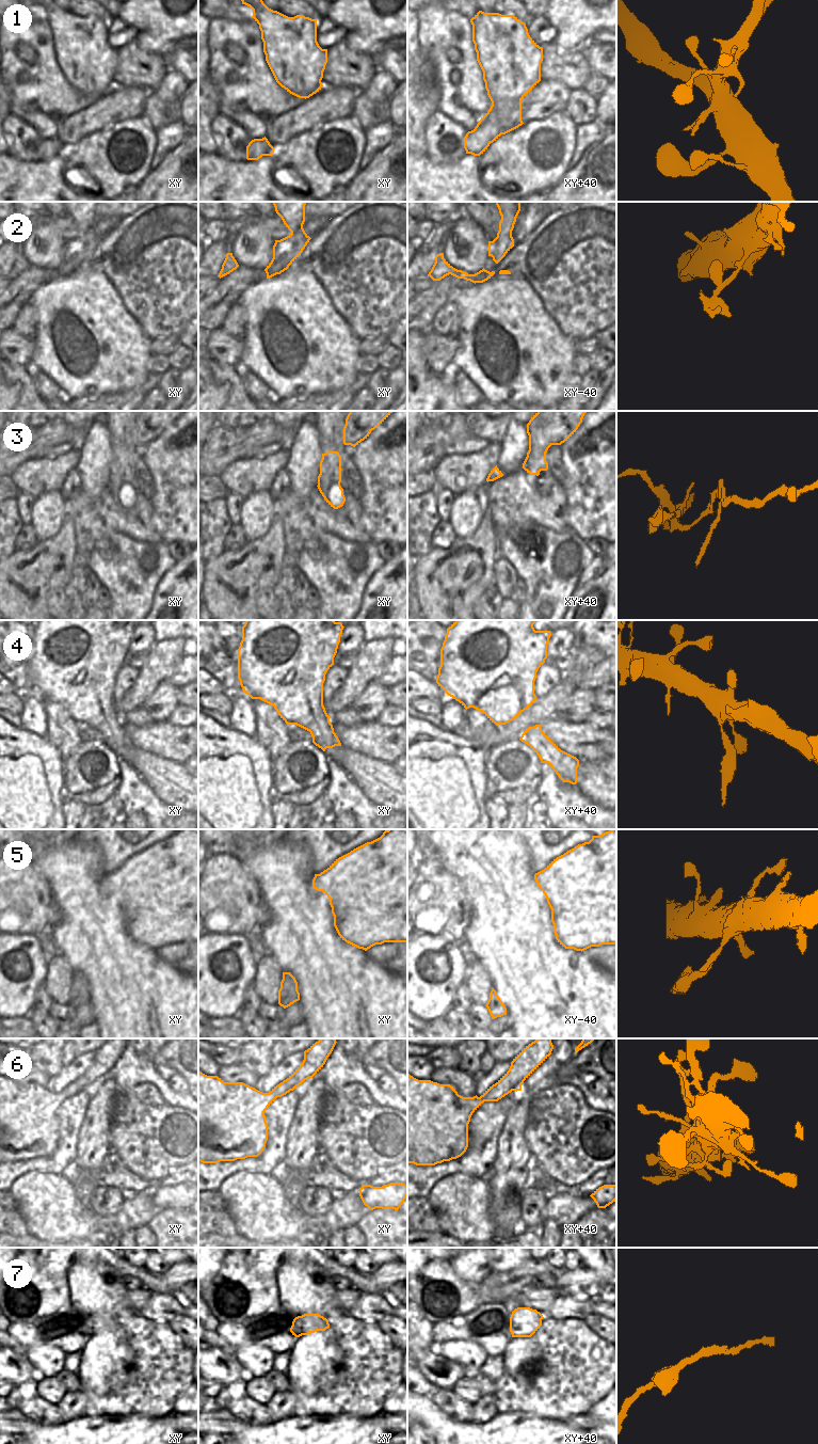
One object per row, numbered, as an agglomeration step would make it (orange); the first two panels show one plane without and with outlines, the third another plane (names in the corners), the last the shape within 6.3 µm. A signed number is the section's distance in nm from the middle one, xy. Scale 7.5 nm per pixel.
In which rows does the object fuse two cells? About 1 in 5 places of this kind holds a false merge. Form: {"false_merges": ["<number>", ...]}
{"false_merges": []}

